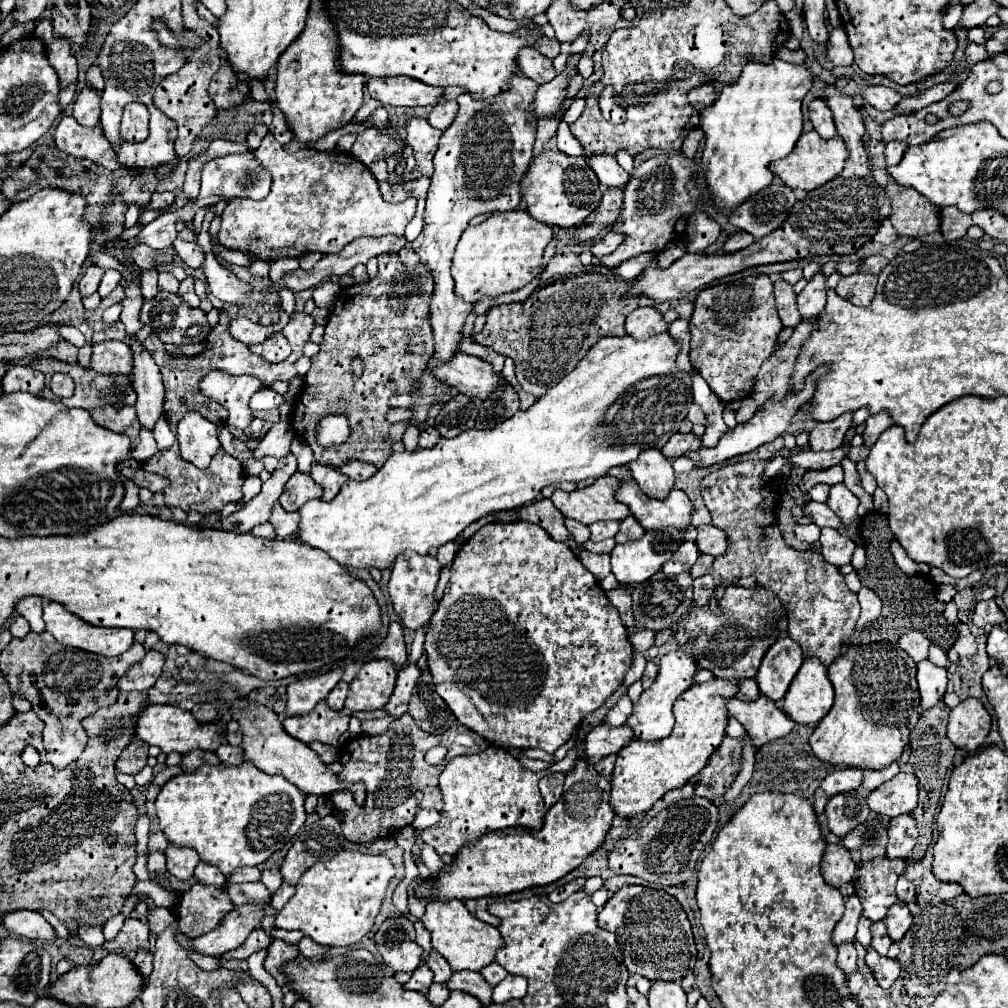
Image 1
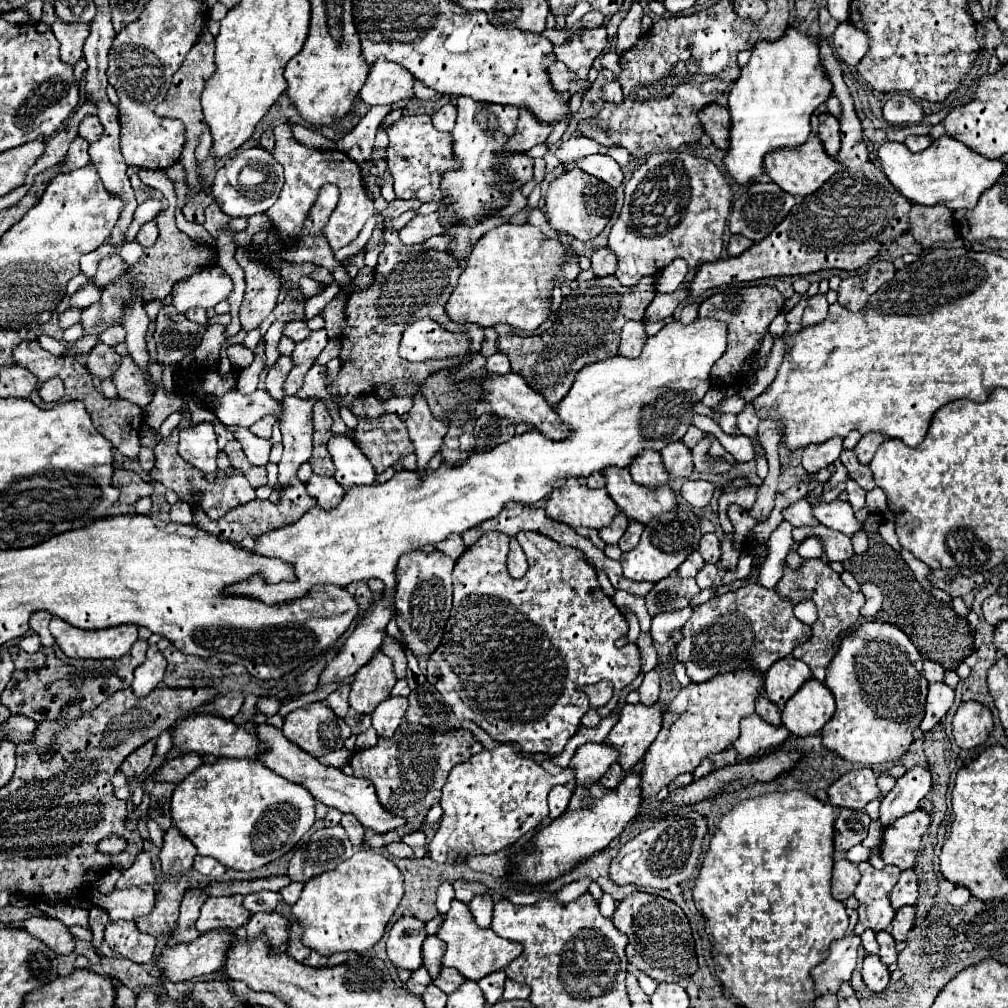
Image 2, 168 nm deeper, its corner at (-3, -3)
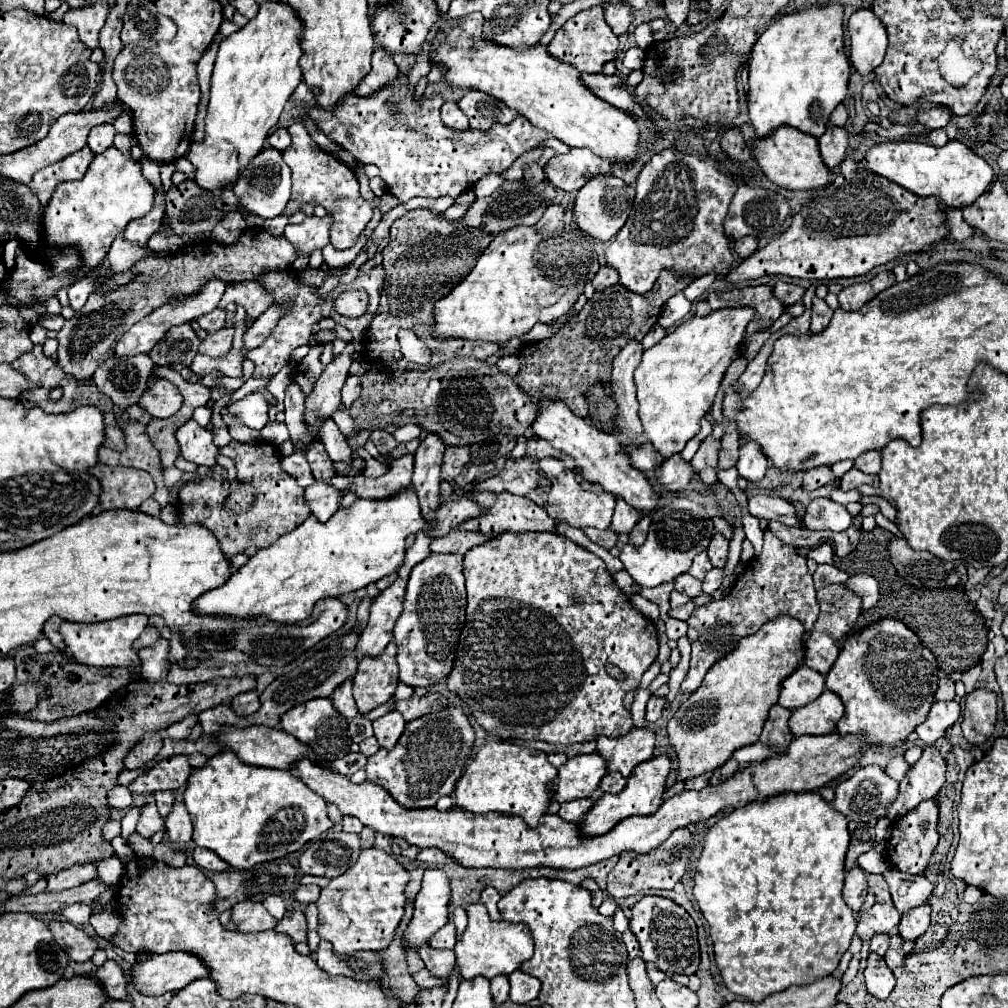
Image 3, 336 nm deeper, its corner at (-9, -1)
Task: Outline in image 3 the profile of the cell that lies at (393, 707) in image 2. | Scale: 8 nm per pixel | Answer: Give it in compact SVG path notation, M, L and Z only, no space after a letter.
M389 711L383 717L373 721L373 729L375 729L375 737L377 737L379 745L385 749L391 749L391 747L395 747L397 739L401 737L401 733L405 729L405 719L399 711Z

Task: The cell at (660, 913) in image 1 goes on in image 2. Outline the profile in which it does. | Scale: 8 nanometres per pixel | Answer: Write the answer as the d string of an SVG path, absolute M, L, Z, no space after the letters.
M631 893L619 903L613 917L613 925L629 937L629 963L651 979L659 983L679 983L697 971L697 955L689 921L681 907L673 901L649 893Z

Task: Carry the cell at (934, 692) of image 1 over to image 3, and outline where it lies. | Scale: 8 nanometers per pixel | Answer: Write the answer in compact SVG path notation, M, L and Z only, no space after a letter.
M935 701L931 705L929 717L915 731L925 745L933 745L959 719L959 715L961 705L957 701Z

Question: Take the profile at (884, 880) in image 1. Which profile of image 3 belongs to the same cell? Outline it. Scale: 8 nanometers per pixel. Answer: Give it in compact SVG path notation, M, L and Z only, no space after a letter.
M867 875L869 891L875 895L875 905L869 911L863 911L861 919L857 921L857 935L861 941L869 941L875 933L893 933L899 925L899 911L891 903L891 895L887 891L887 883L881 875Z

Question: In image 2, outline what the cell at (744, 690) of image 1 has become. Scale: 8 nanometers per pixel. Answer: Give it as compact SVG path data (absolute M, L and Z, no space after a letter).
M759 697L757 699L757 703L755 703L755 707L757 707L757 715L763 719L763 721L767 721L767 723L771 723L771 725L781 725L781 709L777 707L777 705L773 705L767 697Z

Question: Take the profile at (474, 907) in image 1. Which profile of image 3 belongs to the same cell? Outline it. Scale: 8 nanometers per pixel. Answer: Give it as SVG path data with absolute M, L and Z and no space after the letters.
M485 887L483 893L481 893L481 903L487 907L491 921L501 921L501 915L497 911L497 901L499 899L501 899L501 895L497 893L495 887Z

